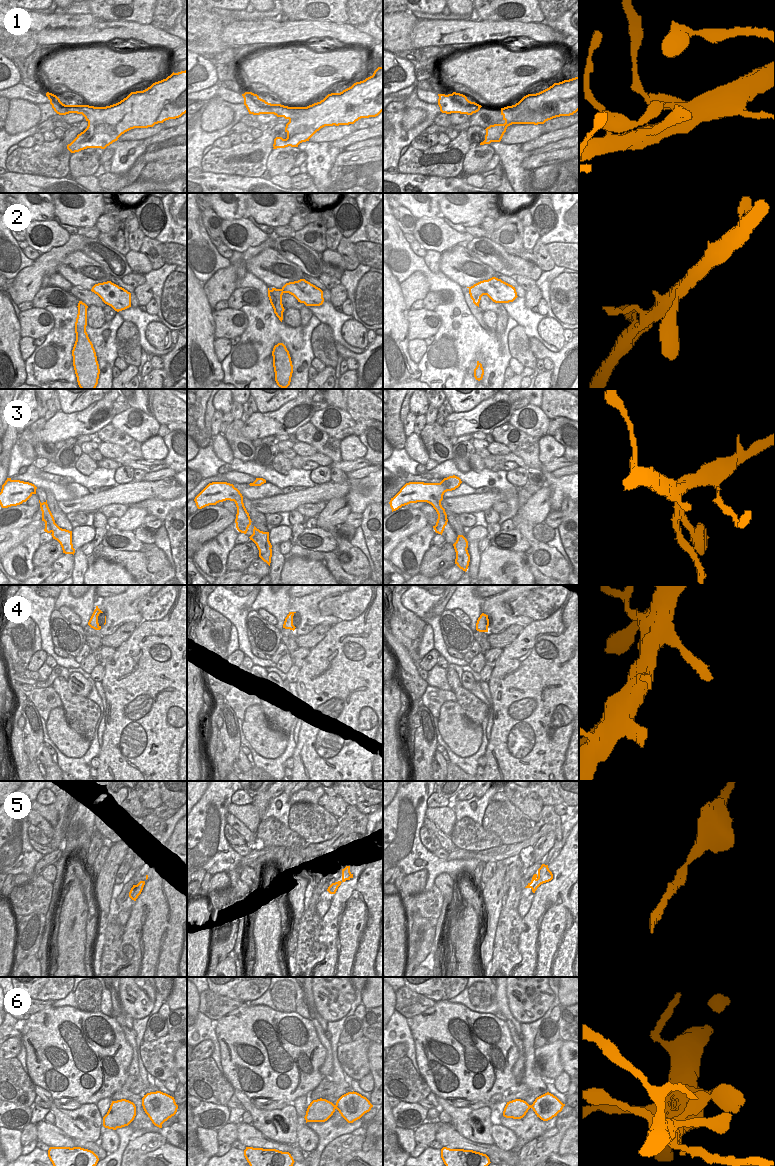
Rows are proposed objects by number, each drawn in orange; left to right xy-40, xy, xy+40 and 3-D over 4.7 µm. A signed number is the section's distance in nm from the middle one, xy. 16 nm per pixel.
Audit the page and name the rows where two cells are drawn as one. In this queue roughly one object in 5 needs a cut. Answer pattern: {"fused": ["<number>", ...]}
{"fused": ["1"]}

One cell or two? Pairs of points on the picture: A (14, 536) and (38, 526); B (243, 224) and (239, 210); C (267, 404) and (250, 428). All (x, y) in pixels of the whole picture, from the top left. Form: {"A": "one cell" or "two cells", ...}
{"A": "one cell", "B": "two cells", "C": "two cells"}

